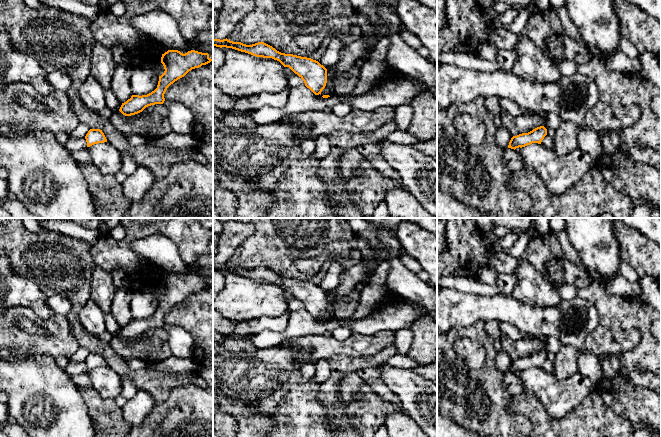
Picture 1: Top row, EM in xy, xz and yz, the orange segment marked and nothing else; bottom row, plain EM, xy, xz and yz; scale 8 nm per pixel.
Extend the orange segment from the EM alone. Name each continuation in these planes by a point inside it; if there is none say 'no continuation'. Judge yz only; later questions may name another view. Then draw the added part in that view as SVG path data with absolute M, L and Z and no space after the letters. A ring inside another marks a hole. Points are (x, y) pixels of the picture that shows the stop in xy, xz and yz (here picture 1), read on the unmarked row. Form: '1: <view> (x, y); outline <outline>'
no continuation

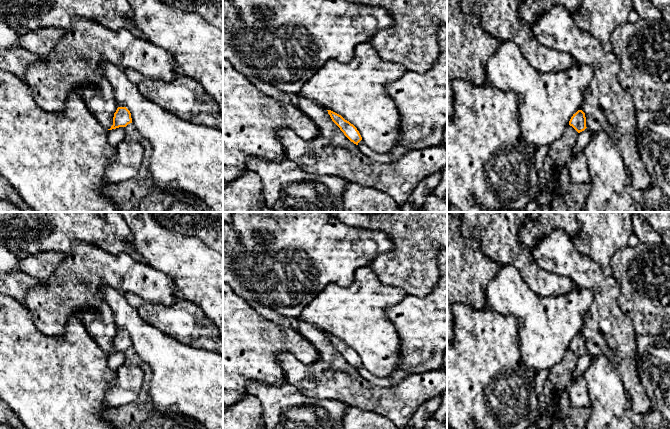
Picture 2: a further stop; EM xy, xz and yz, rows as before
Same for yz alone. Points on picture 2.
no continuation

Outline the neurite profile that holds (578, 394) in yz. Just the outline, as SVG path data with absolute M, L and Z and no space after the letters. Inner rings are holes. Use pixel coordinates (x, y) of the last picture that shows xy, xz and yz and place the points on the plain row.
M583 376L577 377L568 389L569 399L576 407L589 407L590 398Z

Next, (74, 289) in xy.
M73 242L50 281L39 282L31 289L23 305L29 309L35 327L42 333L62 337L68 319L74 316L82 322L102 351L110 353L118 330L113 311L102 296L102 286L110 286L123 294L132 293L144 301L165 306L172 305L178 298L174 280L148 263L136 261L127 253L107 253L88 242Z

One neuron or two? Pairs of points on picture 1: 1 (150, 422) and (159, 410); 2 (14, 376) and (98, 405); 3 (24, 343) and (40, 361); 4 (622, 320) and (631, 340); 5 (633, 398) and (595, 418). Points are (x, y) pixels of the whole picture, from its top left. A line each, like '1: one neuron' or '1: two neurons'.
1: one neuron
2: two neurons
3: two neurons
4: two neurons
5: two neurons

